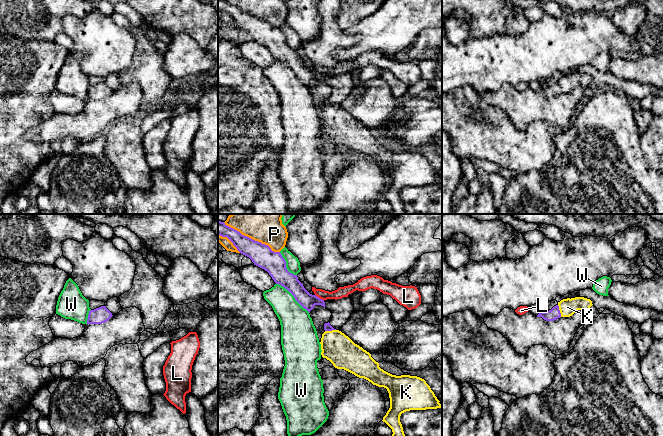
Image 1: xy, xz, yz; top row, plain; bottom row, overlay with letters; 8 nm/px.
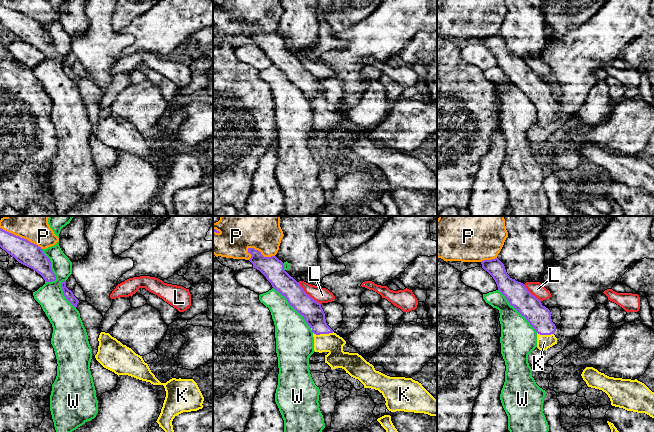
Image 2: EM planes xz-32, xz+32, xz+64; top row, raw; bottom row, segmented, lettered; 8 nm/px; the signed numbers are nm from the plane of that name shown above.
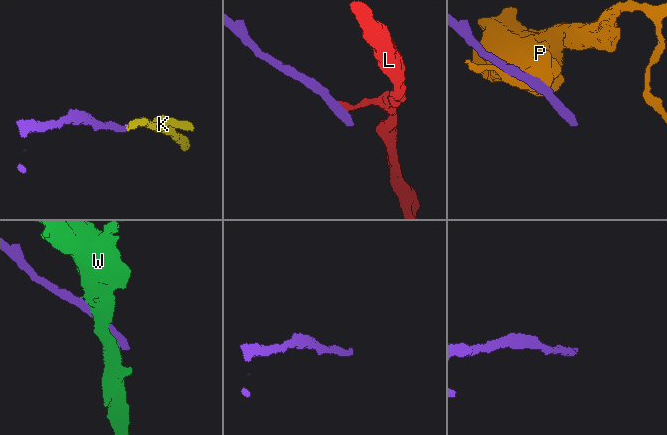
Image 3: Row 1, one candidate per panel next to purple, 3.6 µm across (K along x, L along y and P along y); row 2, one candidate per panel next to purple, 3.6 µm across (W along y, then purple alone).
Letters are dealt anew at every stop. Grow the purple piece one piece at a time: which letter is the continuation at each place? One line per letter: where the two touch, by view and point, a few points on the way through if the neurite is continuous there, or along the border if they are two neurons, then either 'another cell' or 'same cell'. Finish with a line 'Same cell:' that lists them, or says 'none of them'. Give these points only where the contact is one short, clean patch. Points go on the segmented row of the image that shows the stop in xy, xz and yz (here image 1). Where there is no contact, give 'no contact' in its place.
K: meets purple in yz at (559, 311); runs through yz (553, 314), (559, 311), (567, 307); same cell
L: meets purple in xz at (318, 297); another cell
P: meets purple in xz at (250, 238); another cell
W: meets purple in xz at (293, 295); another cell
Same cell: K

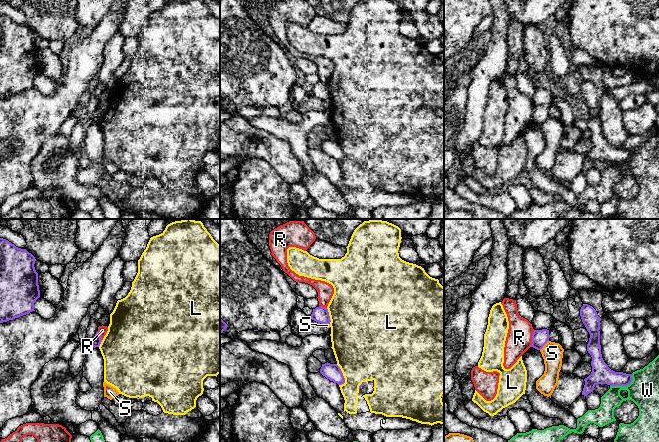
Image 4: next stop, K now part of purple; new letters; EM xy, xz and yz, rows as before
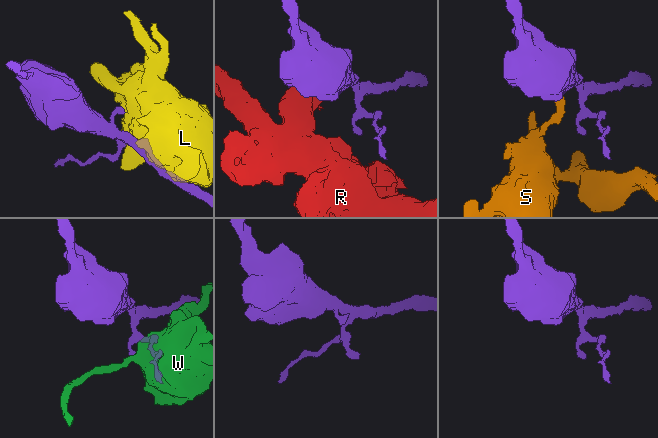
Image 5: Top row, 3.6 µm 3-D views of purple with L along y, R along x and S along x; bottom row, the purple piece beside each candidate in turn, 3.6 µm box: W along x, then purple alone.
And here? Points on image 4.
L: meets purple in xz at (342, 375); another cell
R: meets purple in yz at (532, 338); border along yz (534, 330), (530, 346); another cell
S: meets purple in yz at (544, 344); border along yz (548, 340), (540, 350); another cell
W: meets purple in yz at (624, 385); another cell
Same cell: none of them

